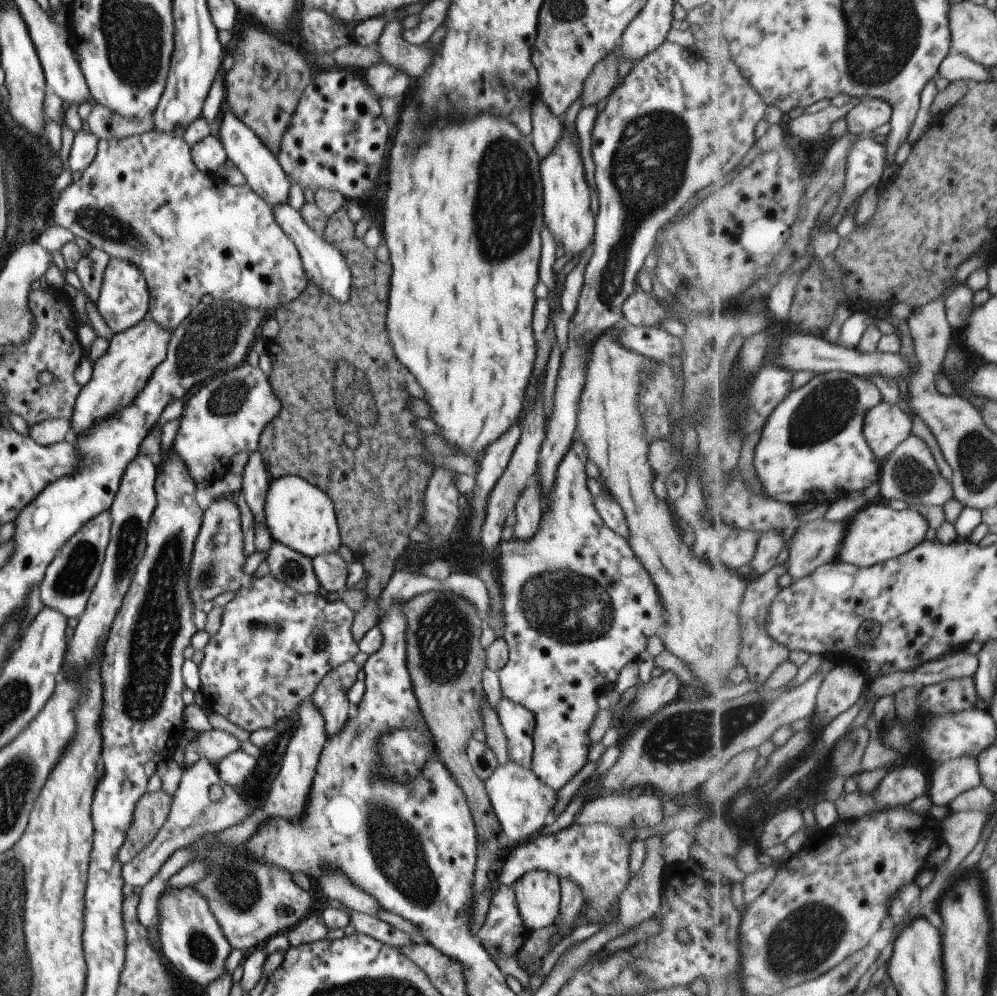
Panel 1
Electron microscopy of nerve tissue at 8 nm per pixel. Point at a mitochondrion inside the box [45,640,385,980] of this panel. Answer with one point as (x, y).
(240, 893)

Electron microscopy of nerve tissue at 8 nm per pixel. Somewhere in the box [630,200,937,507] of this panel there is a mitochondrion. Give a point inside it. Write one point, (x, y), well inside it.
(822, 414)

